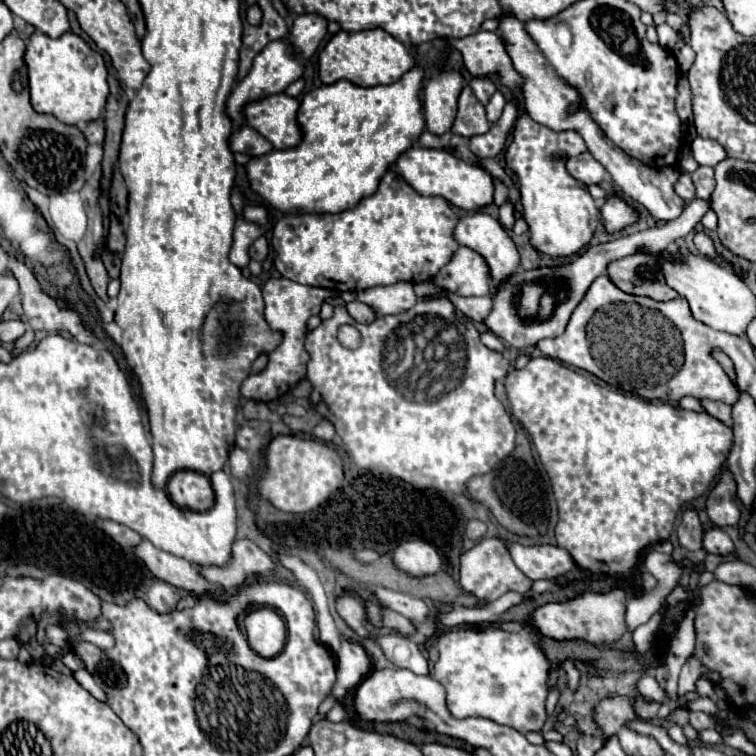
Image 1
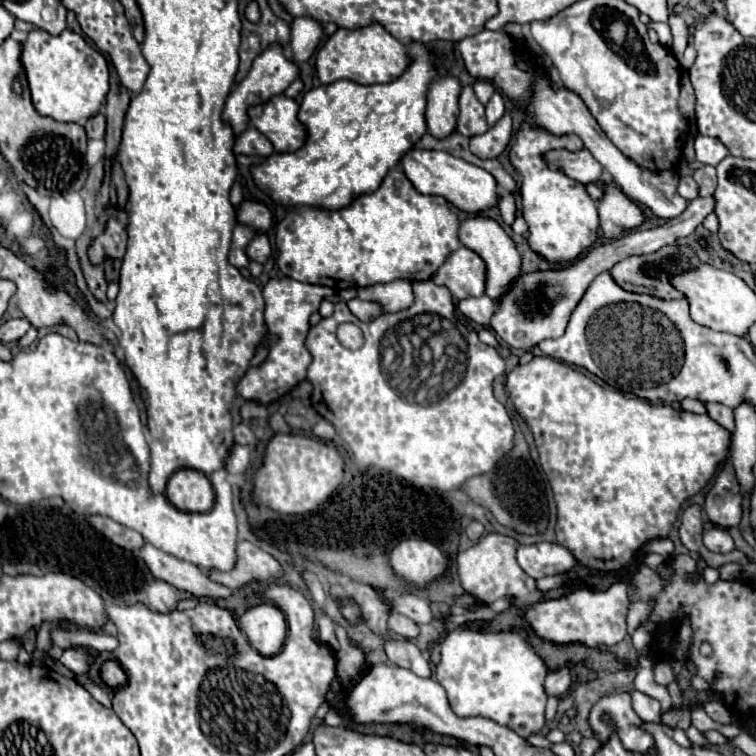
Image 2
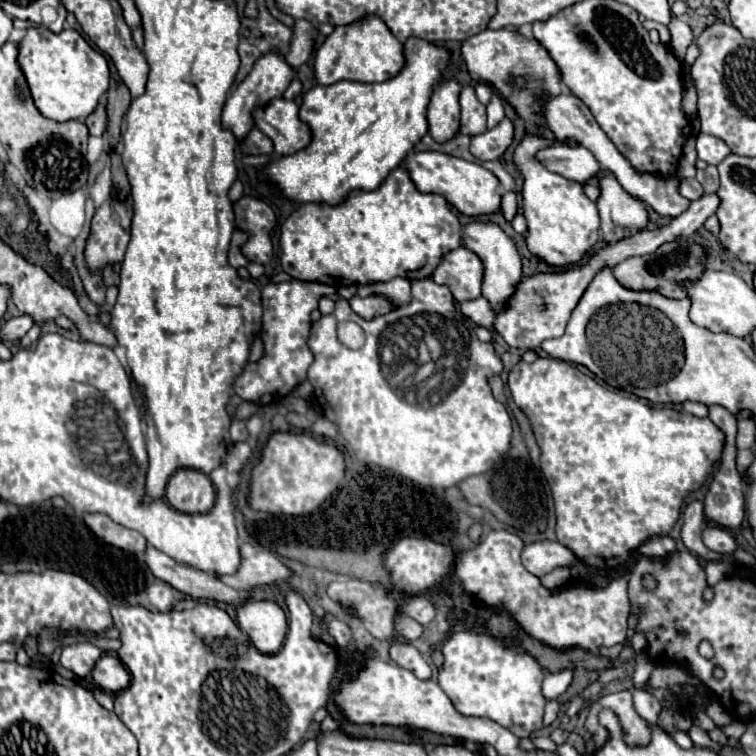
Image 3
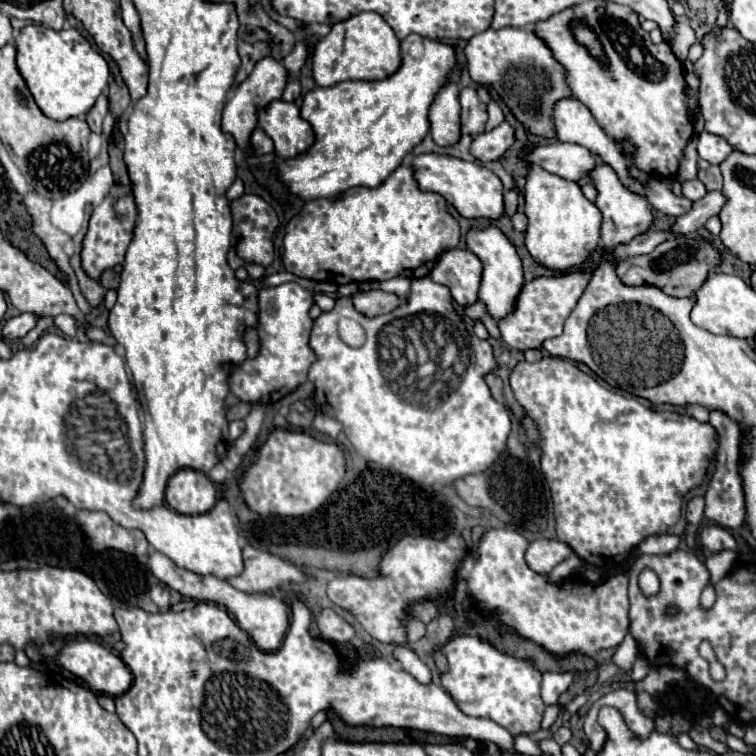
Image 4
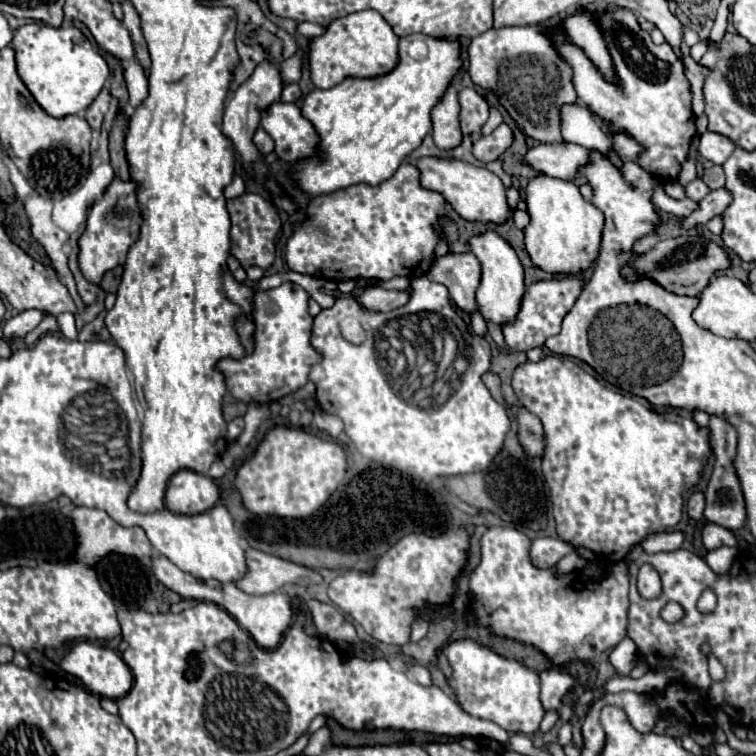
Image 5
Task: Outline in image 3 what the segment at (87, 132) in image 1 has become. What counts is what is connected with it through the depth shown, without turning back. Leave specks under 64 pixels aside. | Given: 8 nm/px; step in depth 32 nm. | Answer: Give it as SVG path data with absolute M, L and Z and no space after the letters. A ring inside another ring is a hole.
M100 100L100 104L96 106L98 110L96 112L92 112L92 116L86 116L86 126L88 126L88 130L90 130L90 134L94 134L94 136L102 136L104 134L104 122L106 122L106 102L104 100Z

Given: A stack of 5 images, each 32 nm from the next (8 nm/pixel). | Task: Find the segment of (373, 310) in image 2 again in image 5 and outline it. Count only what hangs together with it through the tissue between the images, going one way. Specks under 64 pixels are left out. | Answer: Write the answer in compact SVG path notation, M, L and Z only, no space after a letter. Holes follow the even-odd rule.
M370 286L360 294L360 302L364 308L368 310L378 310L378 312L388 312L394 308L404 306L410 300L412 288L408 286L408 292L392 292L392 290L384 290L380 286Z

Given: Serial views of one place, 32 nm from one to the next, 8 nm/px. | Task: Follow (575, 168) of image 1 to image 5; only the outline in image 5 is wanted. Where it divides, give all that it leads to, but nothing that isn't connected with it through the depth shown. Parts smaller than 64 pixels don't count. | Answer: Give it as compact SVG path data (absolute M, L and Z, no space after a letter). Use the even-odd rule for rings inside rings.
M536 144L524 154L524 164L530 164L536 172L556 176L560 180L572 180L578 168L588 162L588 150L578 144Z

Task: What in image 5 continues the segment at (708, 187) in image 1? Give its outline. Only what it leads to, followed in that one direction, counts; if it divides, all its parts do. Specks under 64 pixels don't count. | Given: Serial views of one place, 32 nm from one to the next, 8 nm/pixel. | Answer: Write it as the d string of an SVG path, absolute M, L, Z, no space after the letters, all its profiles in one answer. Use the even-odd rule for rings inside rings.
M710 166L710 168L706 168L702 180L704 180L712 190L722 188L722 186L724 186L724 170L722 170L722 166Z

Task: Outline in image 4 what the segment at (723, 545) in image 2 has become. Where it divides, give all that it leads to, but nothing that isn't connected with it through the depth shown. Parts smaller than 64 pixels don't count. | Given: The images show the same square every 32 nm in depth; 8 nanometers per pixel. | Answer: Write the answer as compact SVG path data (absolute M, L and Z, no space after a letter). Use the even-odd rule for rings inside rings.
M710 524L700 532L700 540L704 544L704 548L708 548L710 552L718 552L722 548L736 548L736 540L730 534L730 530Z

